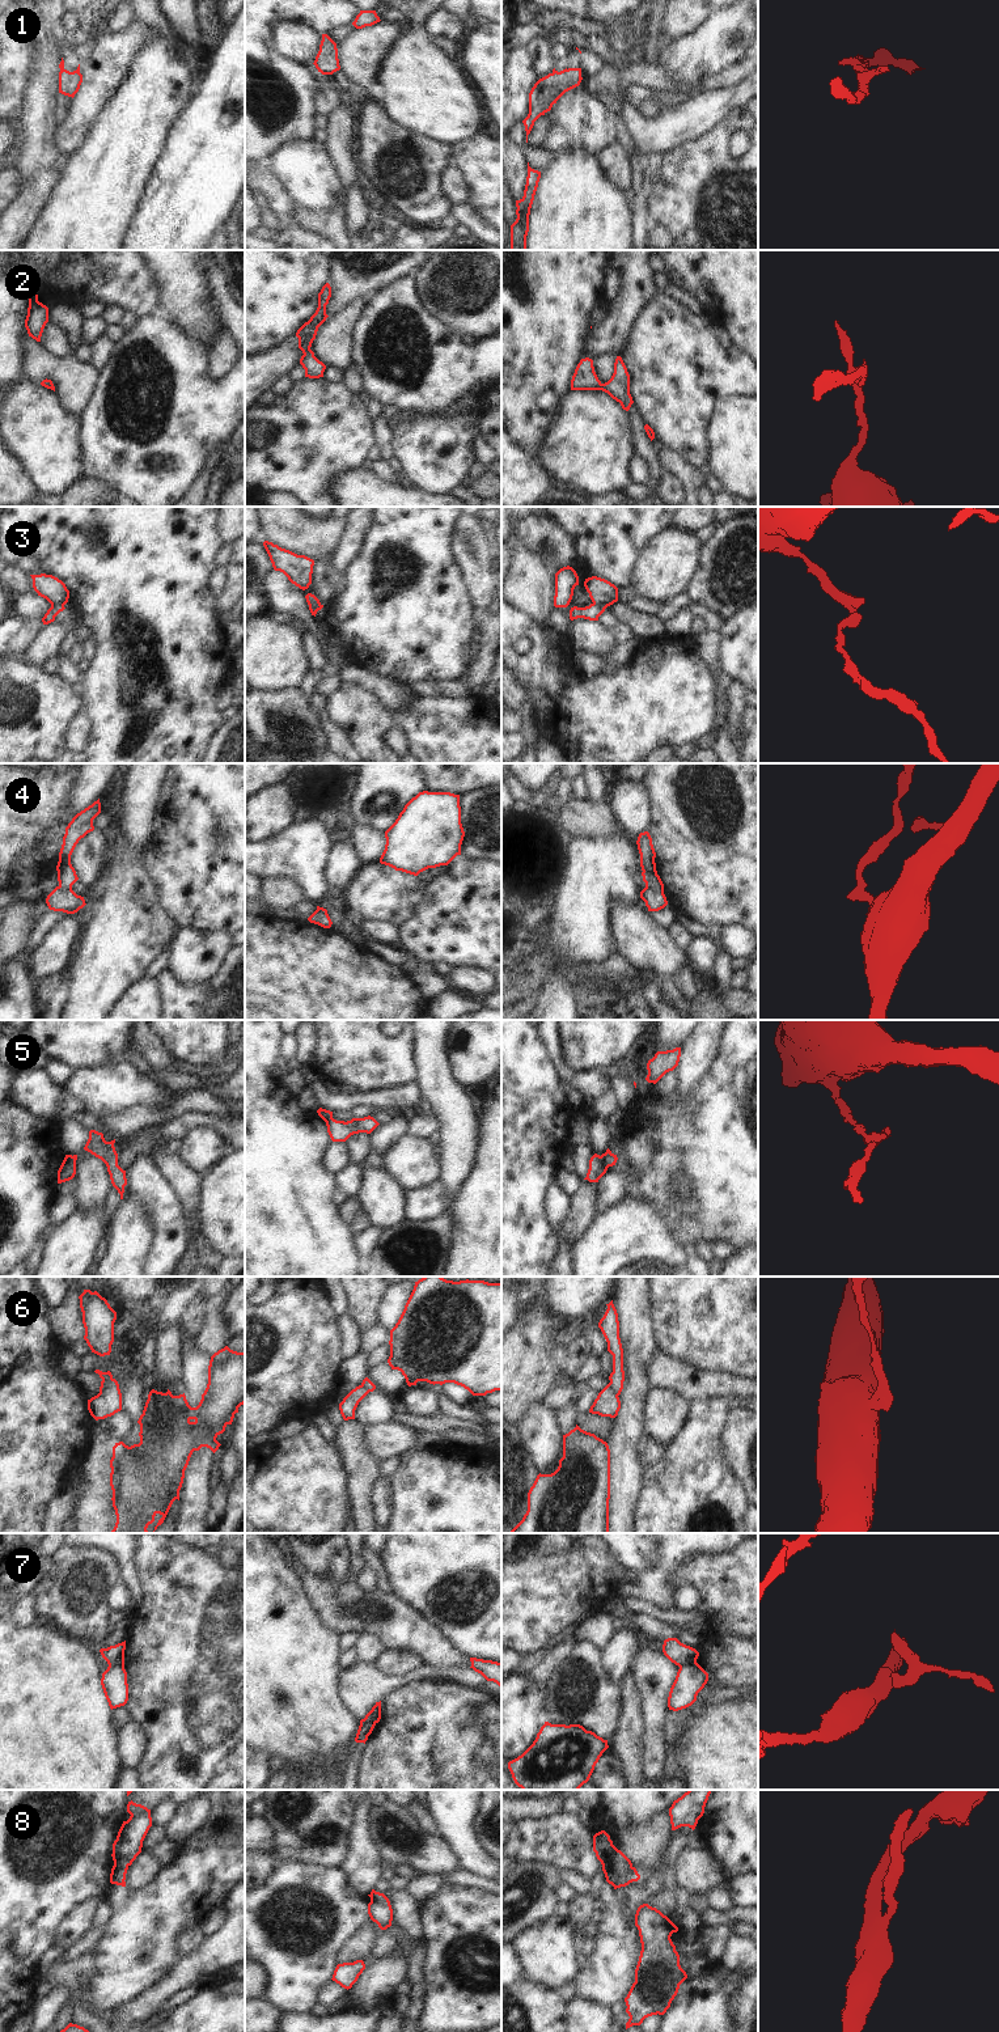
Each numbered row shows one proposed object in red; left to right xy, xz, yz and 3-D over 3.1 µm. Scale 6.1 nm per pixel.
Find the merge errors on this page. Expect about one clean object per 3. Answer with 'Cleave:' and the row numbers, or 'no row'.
Cleave: 3, 4, 5, 6, 7.

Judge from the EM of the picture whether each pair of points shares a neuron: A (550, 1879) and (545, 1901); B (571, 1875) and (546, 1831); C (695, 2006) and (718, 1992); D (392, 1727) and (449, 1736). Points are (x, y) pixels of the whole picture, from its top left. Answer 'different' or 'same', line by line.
A: same
B: different
C: same
D: same

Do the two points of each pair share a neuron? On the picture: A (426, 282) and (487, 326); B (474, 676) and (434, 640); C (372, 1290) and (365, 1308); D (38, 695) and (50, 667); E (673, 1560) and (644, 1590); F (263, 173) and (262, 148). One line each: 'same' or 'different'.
A: same
B: different
C: same
D: different
E: same
F: different

